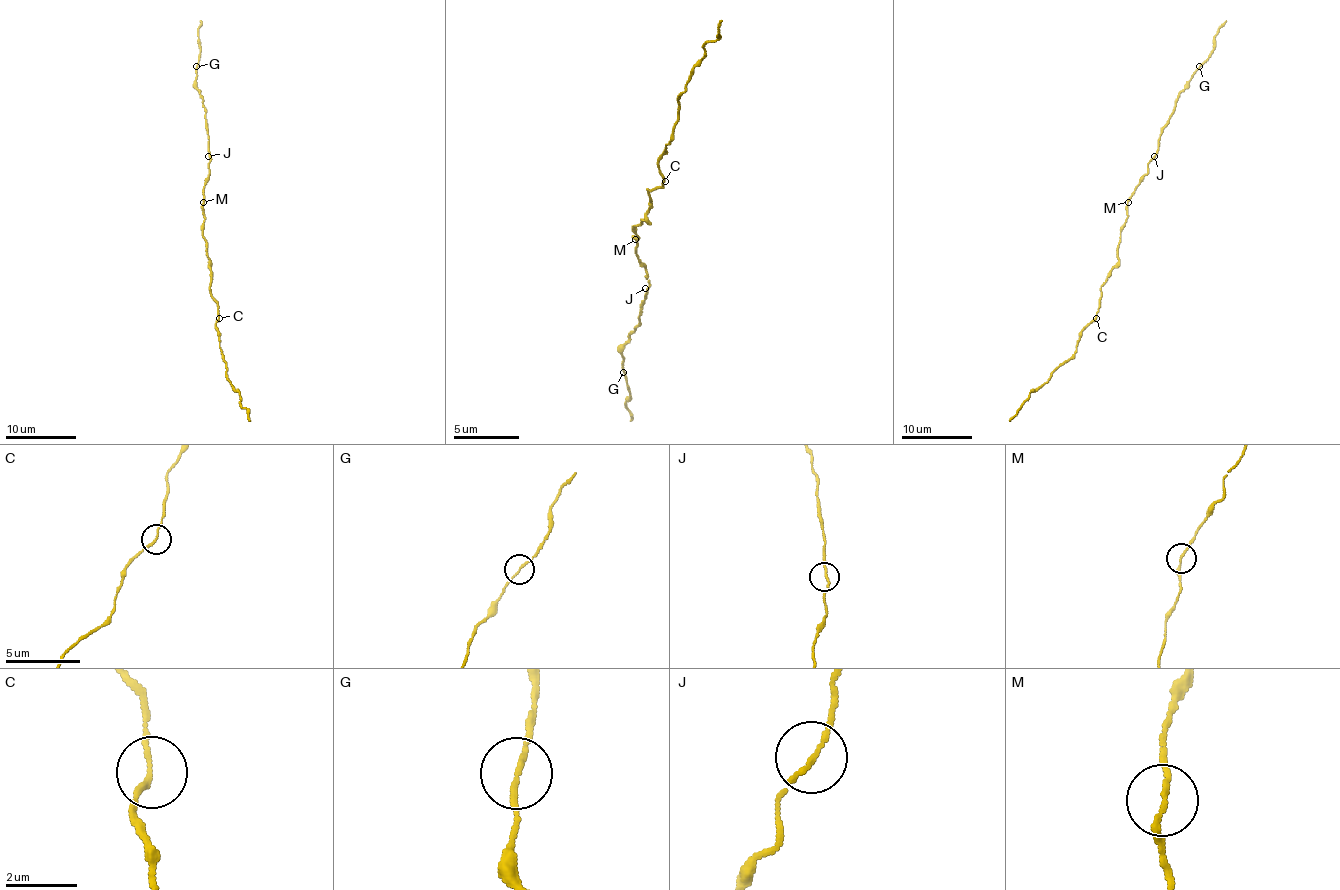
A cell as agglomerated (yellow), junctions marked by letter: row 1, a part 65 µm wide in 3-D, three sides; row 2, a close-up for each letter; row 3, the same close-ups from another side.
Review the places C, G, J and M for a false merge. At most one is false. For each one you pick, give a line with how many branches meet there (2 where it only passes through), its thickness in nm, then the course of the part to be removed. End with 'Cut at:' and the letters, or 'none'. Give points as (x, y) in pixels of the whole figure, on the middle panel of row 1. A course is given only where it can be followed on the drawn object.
Cut at: none

